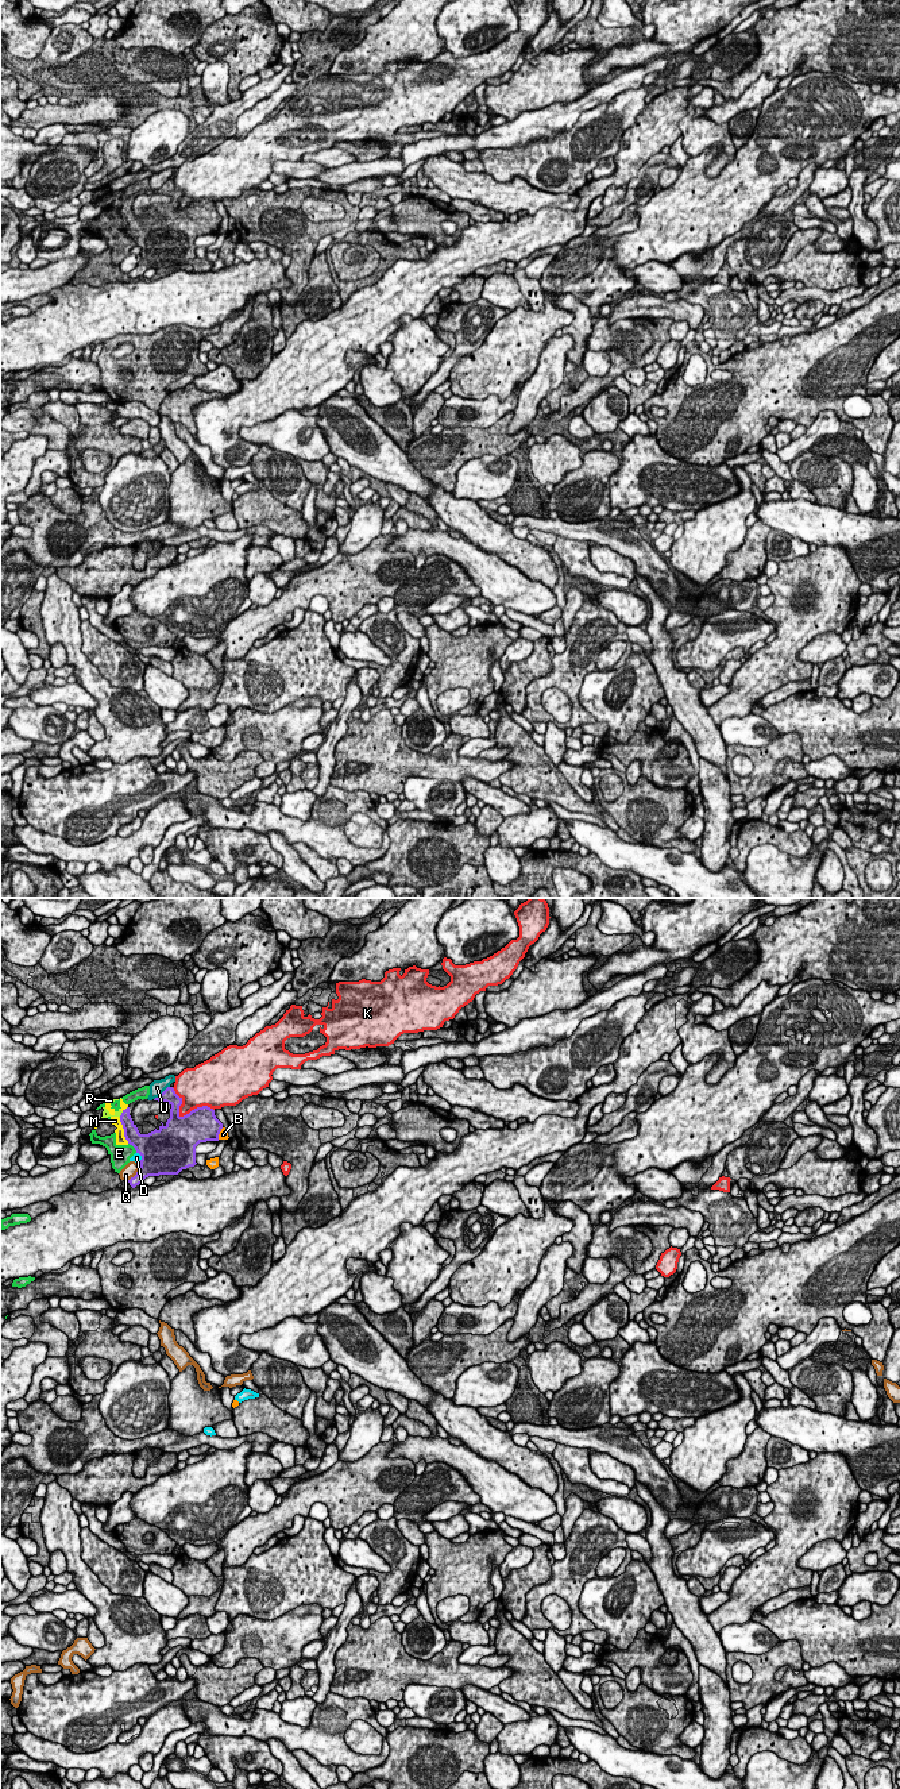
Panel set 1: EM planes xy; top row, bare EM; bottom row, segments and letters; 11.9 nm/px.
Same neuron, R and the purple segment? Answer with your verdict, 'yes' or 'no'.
yes

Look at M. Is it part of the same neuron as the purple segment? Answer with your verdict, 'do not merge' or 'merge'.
do not merge

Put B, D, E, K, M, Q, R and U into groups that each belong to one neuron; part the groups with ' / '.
B / D / E M / K / Q / R / U

